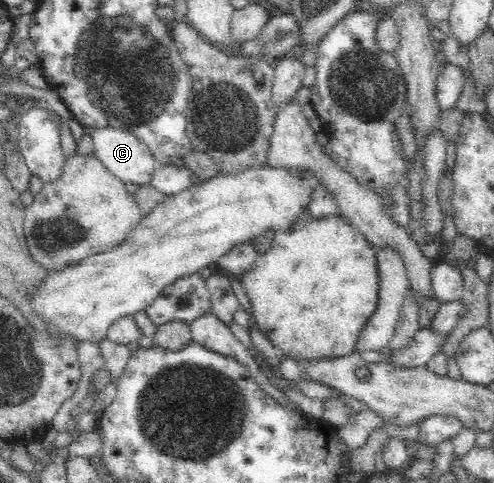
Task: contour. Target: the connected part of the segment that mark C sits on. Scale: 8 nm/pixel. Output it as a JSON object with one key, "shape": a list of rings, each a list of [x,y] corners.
{"shape":[[[85,127],[84,132],[93,140],[96,156],[103,167],[124,184],[147,185],[151,183],[153,174],[156,172],[157,163],[151,155],[149,148],[145,146],[133,133],[125,132],[123,129]]]}

